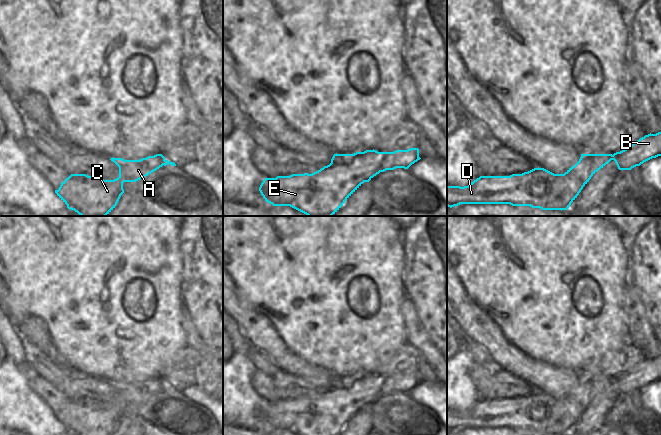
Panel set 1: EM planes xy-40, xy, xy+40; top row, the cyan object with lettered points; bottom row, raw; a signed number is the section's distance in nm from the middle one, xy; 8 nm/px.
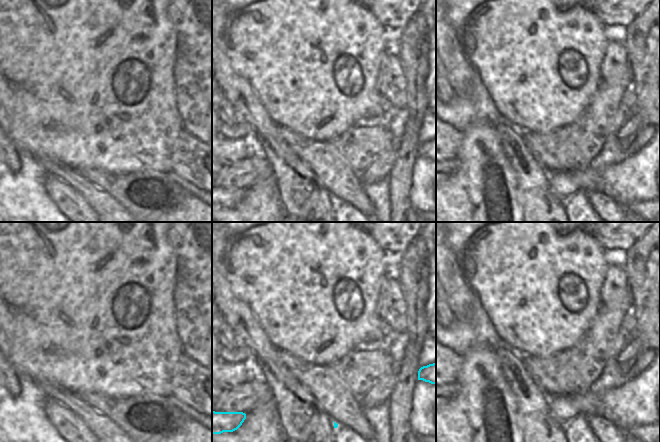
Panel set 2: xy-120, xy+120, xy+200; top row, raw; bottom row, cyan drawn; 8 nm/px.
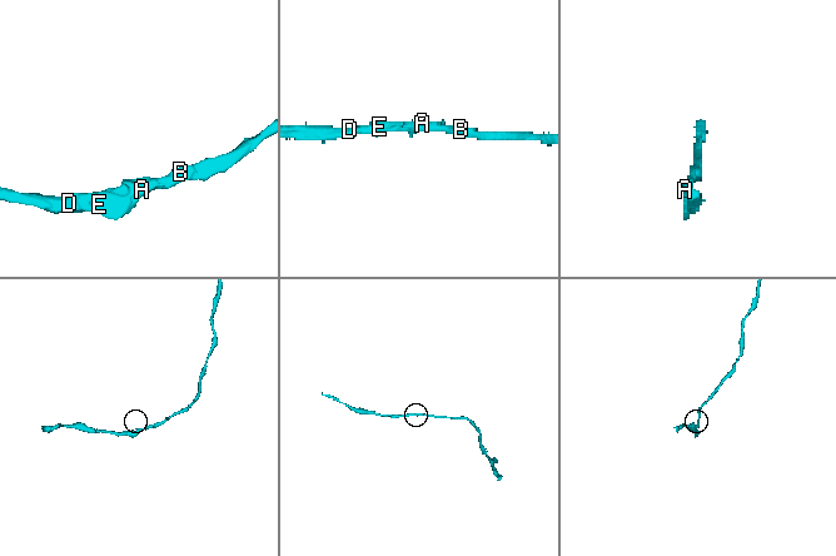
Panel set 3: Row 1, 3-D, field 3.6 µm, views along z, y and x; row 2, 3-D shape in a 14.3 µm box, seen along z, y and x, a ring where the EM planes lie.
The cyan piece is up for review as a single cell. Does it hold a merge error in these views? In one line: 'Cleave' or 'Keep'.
Keep

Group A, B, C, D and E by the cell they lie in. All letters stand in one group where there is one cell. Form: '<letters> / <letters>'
A B C D E

